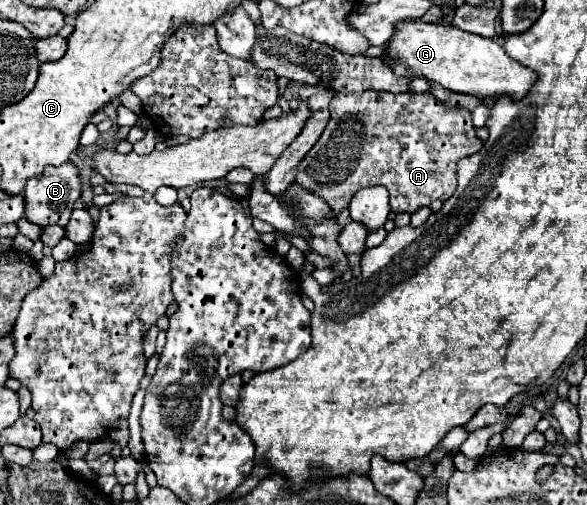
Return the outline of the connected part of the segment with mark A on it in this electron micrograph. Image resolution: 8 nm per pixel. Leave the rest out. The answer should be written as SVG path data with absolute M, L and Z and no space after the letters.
M362 91L362 93L336 93L330 101L330 123L320 135L318 143L306 153L298 165L296 181L304 189L320 195L338 215L348 207L352 195L370 185L382 185L390 193L390 207L394 213L414 213L418 207L428 207L432 201L446 201L456 189L456 163L462 157L474 155L484 145L472 125L468 109L452 109L450 105L434 99L432 93L388 93L388 91Z

